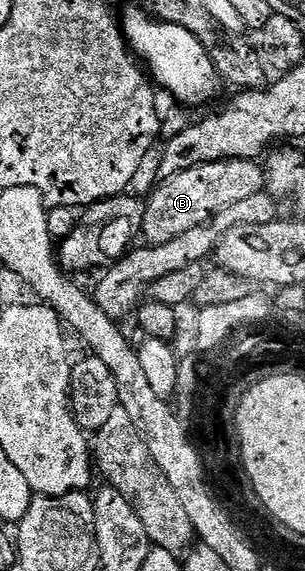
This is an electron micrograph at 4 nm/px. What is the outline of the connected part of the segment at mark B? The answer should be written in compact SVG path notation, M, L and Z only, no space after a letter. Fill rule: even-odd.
M257 160L217 161L200 167L181 169L161 182L163 185L145 202L141 236L151 245L168 243L178 235L207 224L234 203L263 192L266 174Z

